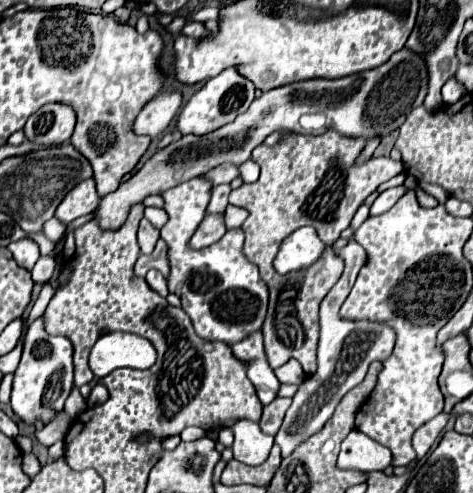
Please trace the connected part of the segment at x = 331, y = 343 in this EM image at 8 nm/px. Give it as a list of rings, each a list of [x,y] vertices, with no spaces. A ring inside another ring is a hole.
[[[350,240],[350,244],[340,250],[340,256],[346,264],[344,272],[342,272],[340,280],[336,282],[336,286],[326,294],[326,298],[322,300],[322,306],[319,308],[320,334],[317,346],[316,374],[310,376],[310,378],[305,377],[292,398],[292,403],[284,416],[282,426],[276,434],[276,444],[280,448],[296,448],[302,440],[306,440],[308,436],[318,432],[328,422],[328,416],[332,416],[334,408],[338,406],[342,396],[348,392],[348,388],[354,388],[356,384],[360,384],[364,380],[366,372],[368,372],[368,366],[374,360],[380,360],[380,362],[386,360],[392,354],[392,348],[394,348],[394,330],[388,324],[370,322],[370,320],[354,322],[354,320],[344,320],[340,316],[338,310],[340,310],[344,298],[350,294],[360,268],[364,266],[366,252],[358,242]],[[310,400],[312,400],[312,404],[308,404],[308,416],[313,416],[310,423],[306,421],[304,427],[291,428],[292,424],[299,419],[303,407]]]

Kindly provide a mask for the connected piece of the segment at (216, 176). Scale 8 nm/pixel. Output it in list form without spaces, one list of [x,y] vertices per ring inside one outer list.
[[[220,164],[214,170],[210,170],[204,178],[208,178],[214,186],[218,186],[218,184],[230,184],[238,176],[240,176],[240,170],[234,164]]]

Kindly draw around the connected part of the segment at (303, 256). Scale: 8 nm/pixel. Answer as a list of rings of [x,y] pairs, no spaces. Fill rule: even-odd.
[[[312,226],[298,228],[288,236],[288,240],[282,242],[280,252],[274,260],[276,272],[288,274],[292,270],[308,268],[308,264],[314,264],[318,260],[322,250],[324,250],[324,244]]]

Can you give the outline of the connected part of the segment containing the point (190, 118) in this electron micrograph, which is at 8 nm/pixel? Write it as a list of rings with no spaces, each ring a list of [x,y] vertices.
[[[228,68],[220,72],[218,76],[210,78],[180,110],[178,120],[176,120],[176,130],[186,136],[186,134],[208,134],[214,132],[216,128],[230,124],[238,114],[242,114],[254,100],[254,86],[250,80],[240,76],[236,68]]]

